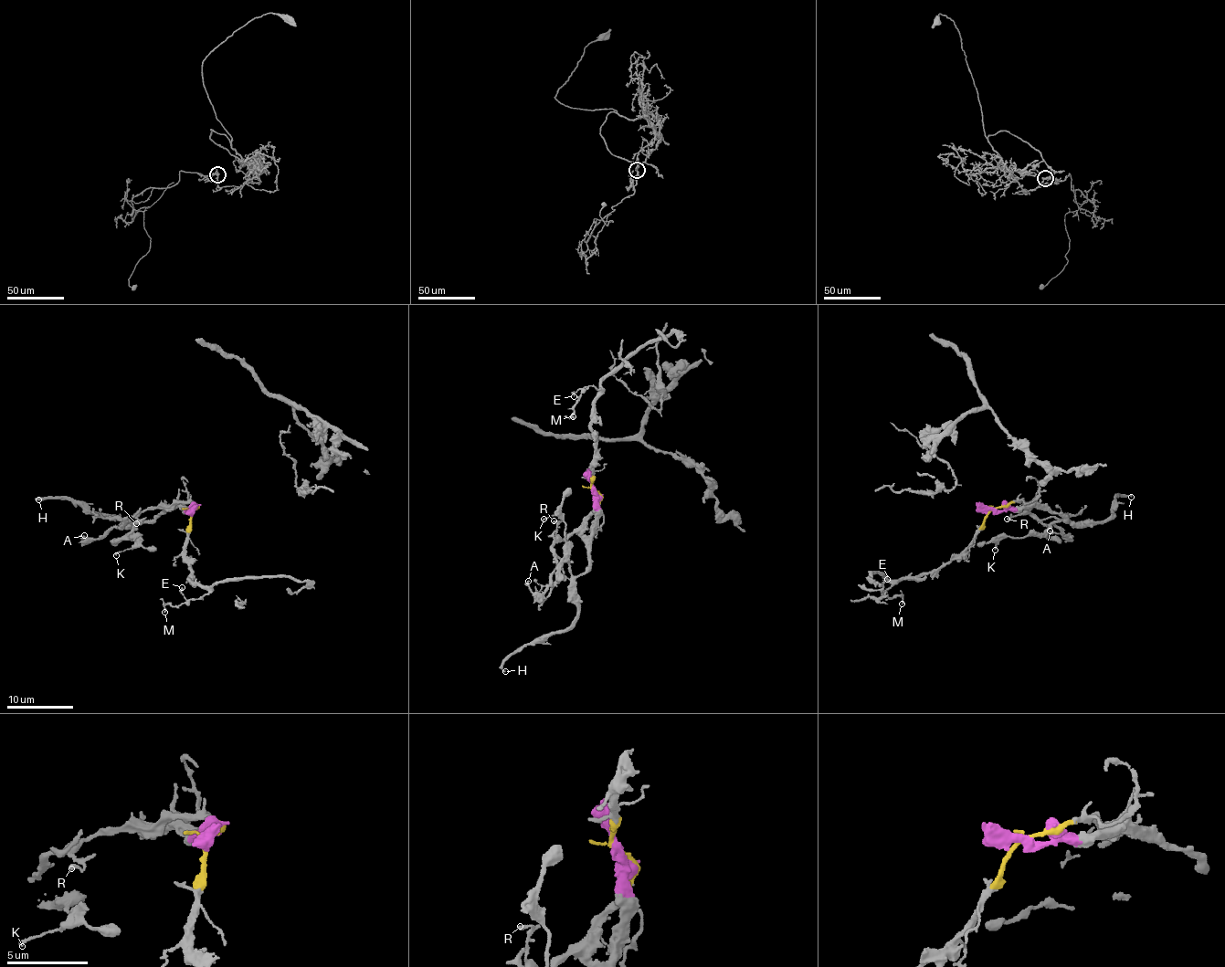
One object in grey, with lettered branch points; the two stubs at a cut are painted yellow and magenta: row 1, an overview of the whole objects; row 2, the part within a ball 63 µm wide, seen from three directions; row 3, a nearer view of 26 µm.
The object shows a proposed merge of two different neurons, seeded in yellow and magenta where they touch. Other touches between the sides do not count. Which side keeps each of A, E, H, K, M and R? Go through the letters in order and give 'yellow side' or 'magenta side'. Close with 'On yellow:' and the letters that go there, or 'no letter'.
A: yellow side
E: yellow side
H: magenta side
K: magenta side
M: yellow side
R: yellow side
On yellow: A, E, M, R

